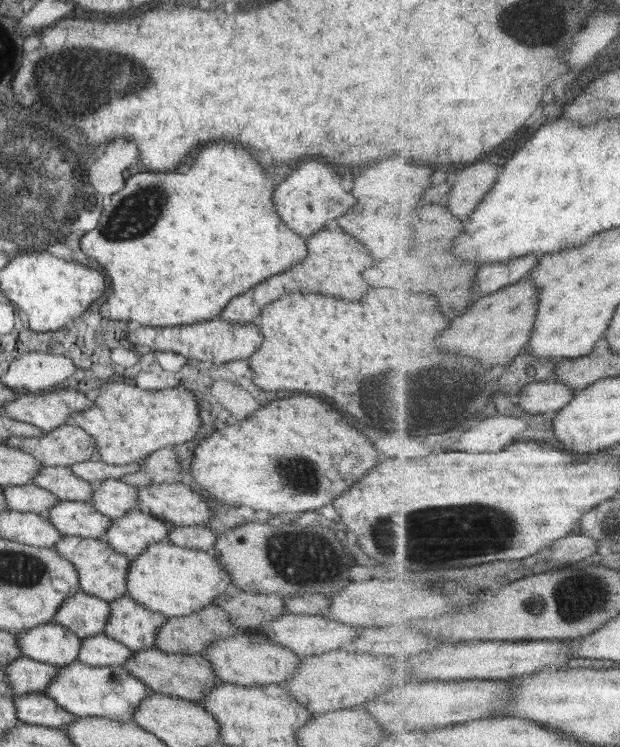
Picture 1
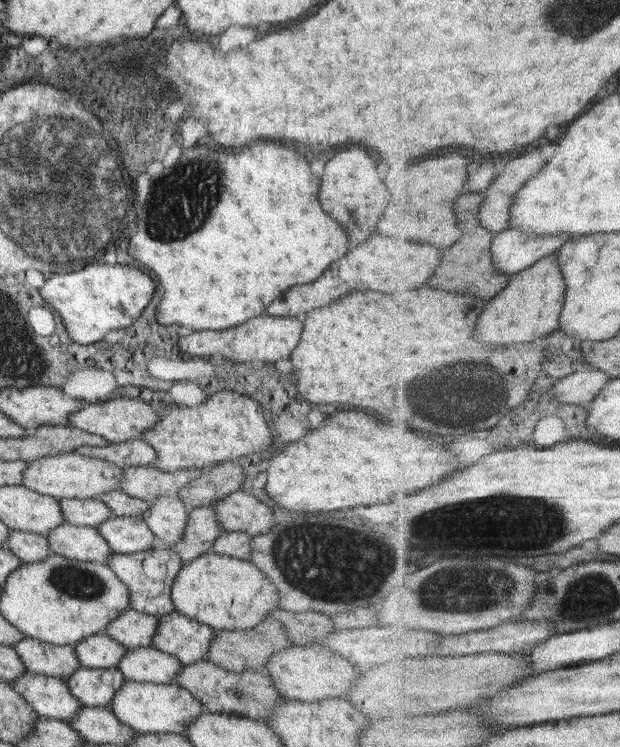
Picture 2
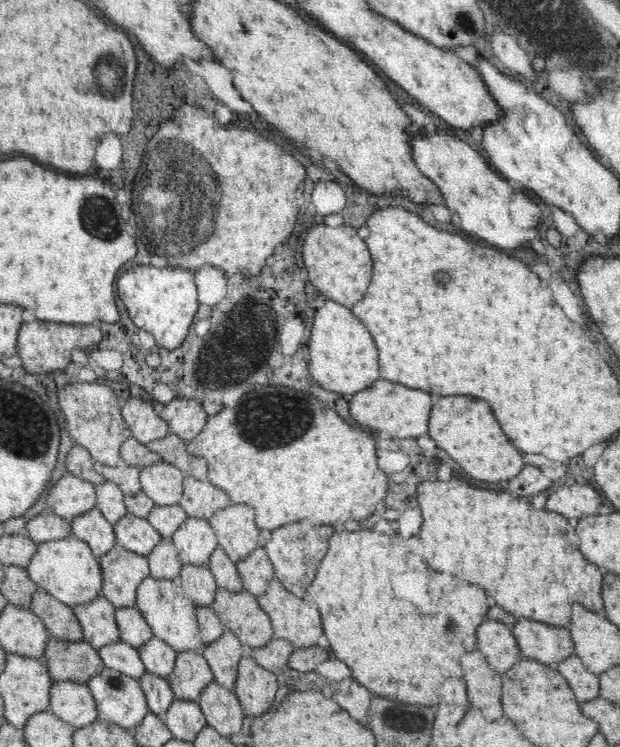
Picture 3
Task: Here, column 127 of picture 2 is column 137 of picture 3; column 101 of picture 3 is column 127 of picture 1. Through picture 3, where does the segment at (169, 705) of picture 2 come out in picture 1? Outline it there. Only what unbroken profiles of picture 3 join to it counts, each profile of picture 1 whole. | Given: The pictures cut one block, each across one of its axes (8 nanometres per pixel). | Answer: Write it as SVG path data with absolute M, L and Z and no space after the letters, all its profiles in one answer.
M76 660L74 663L62 665L42 694L75 716L97 716L116 721L133 720L134 709L149 692L148 686L142 680L134 678L120 665L88 666Z

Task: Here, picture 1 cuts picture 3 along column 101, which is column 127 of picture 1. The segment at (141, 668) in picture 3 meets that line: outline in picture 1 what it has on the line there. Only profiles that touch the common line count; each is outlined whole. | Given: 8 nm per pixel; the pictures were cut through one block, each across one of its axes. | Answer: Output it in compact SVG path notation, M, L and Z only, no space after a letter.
M103 632L82 639L78 649L78 661L88 666L120 665L132 657L134 651Z

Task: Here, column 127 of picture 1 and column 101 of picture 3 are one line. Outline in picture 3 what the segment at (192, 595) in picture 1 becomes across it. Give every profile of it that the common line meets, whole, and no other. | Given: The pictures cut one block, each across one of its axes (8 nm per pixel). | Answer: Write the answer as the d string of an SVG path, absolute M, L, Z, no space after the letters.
M74 536L36 544L34 556L25 568L38 589L46 591L60 602L72 607L93 601L102 595L100 560L90 551L90 546Z

